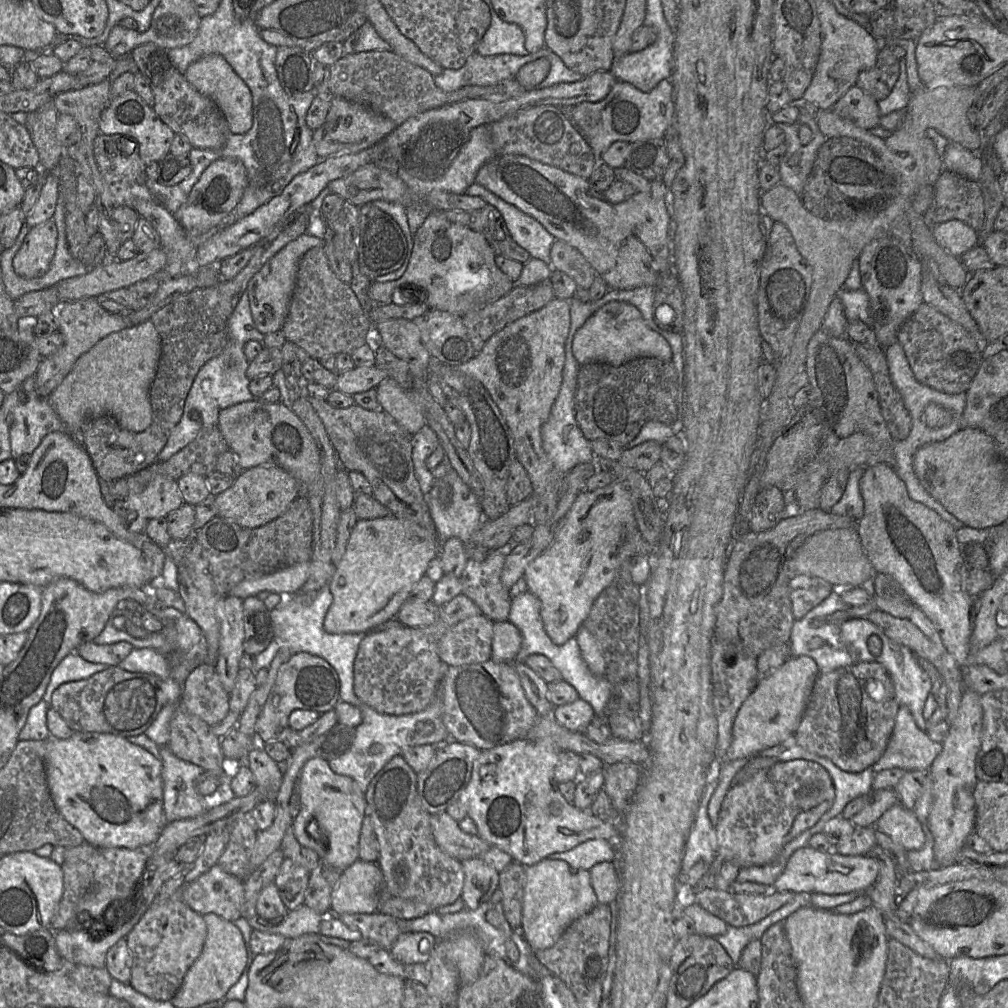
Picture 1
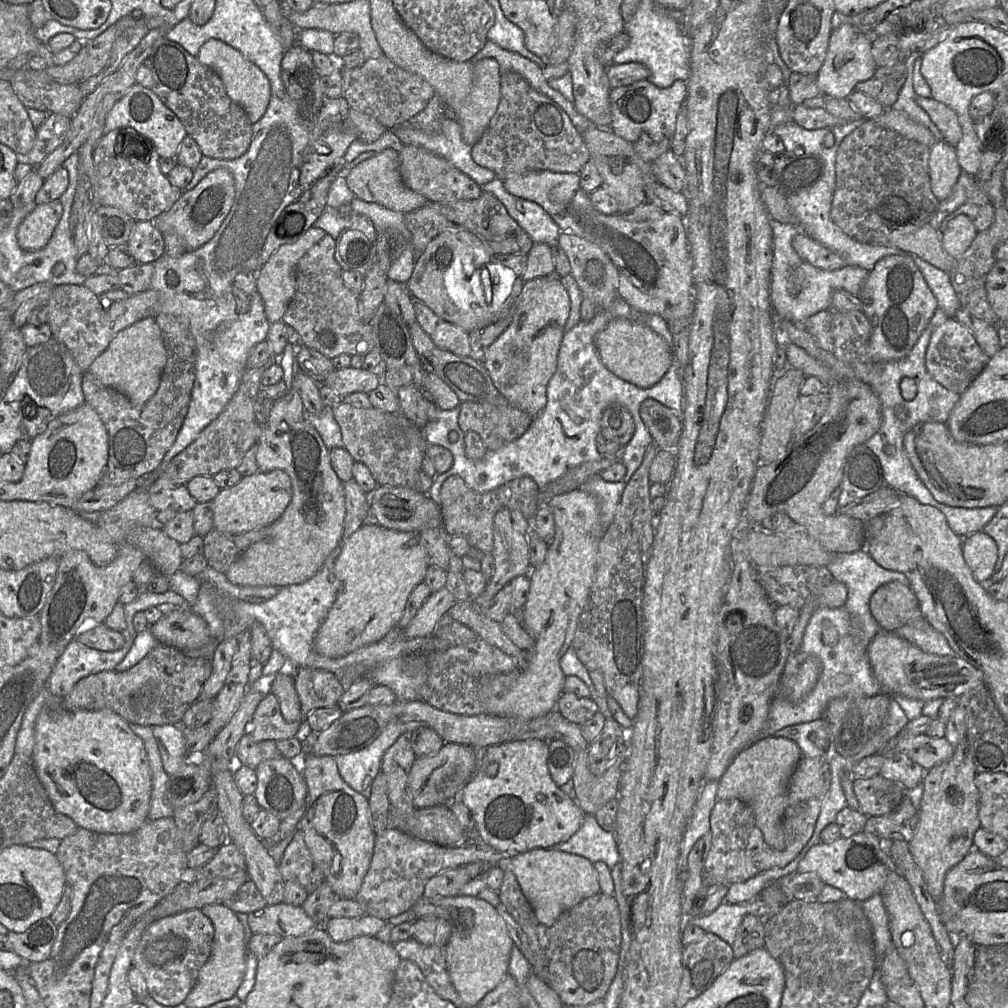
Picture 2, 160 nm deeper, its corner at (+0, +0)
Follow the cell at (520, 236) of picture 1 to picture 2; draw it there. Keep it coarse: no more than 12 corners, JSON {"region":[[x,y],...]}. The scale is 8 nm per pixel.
{"region":[[499,177],[493,194],[533,243],[557,244],[560,229],[540,205],[510,194]]}

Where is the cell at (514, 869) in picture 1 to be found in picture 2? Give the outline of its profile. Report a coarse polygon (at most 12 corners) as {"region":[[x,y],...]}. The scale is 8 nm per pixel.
{"region":[[513,871],[500,904],[533,973],[564,1005],[602,1000],[618,970],[621,916],[599,892],[540,923]]}

